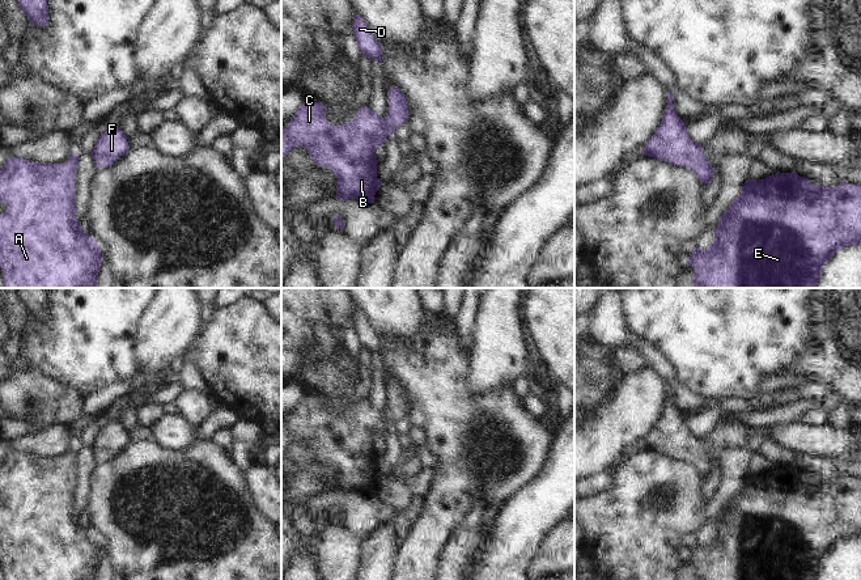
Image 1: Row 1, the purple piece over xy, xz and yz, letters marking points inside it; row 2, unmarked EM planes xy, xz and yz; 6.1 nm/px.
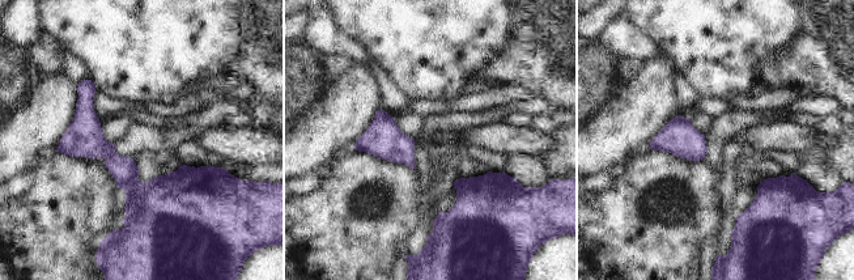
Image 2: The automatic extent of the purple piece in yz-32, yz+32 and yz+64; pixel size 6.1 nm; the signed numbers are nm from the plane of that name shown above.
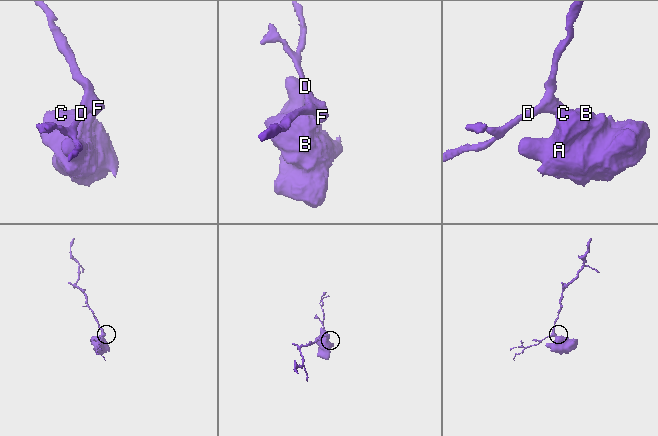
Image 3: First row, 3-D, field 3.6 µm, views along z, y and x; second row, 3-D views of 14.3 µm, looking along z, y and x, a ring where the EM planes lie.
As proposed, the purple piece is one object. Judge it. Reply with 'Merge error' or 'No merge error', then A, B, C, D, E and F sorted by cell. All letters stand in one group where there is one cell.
No merge error. Groups: A B C D E F.

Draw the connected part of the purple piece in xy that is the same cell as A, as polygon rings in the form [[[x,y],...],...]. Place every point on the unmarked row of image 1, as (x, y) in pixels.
[[[77,446],[63,457],[35,457],[9,450],[1,461],[0,495],[8,499],[0,508],[0,562],[4,580],[97,580],[103,553],[99,538],[81,524],[81,515],[76,513],[77,453]]]

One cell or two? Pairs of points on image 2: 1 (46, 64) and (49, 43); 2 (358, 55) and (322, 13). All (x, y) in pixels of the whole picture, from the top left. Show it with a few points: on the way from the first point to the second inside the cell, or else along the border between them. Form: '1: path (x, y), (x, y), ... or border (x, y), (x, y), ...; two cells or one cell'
1: path (46, 59), (47, 49); one cell
2: path (347, 46), (324, 25); one cell

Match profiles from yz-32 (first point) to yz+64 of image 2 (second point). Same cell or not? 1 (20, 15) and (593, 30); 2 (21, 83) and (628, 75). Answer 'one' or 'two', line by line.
1: two
2: two

